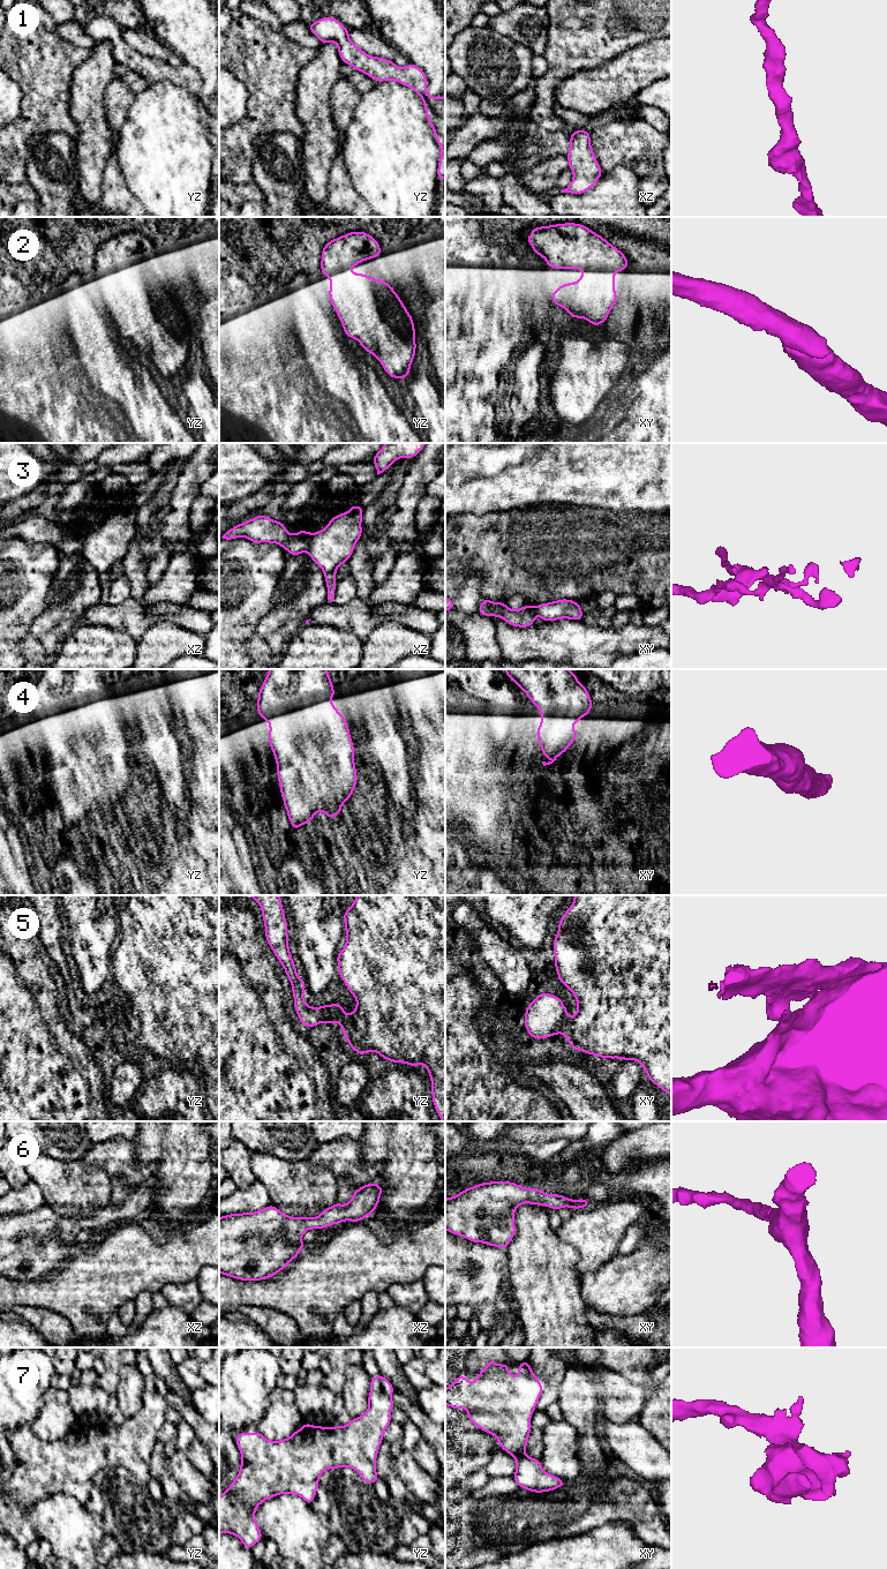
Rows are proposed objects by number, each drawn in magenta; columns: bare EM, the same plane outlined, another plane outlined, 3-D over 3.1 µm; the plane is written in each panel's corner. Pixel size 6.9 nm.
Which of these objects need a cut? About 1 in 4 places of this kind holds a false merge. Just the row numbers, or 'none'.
3, 5

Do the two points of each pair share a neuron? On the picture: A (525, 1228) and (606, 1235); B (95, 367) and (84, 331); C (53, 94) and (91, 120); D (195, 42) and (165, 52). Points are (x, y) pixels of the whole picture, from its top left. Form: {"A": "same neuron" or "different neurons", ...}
{"A": "different neurons", "B": "same neuron", "C": "different neurons", "D": "different neurons"}

